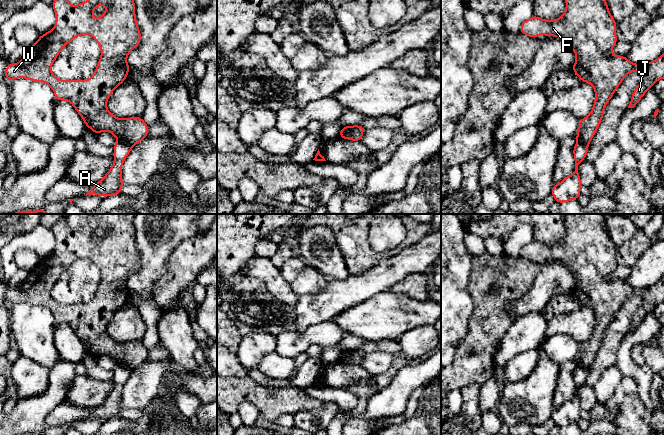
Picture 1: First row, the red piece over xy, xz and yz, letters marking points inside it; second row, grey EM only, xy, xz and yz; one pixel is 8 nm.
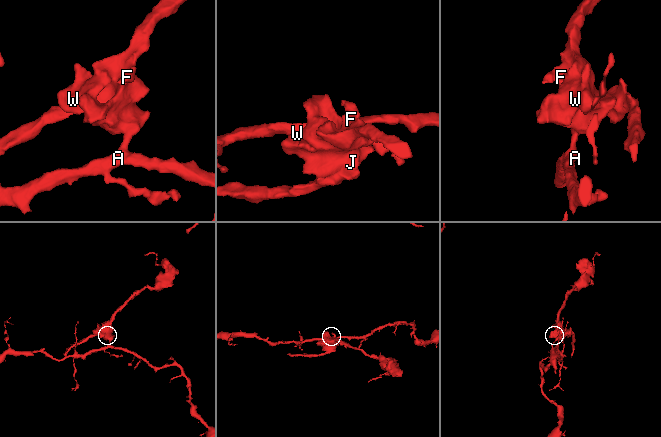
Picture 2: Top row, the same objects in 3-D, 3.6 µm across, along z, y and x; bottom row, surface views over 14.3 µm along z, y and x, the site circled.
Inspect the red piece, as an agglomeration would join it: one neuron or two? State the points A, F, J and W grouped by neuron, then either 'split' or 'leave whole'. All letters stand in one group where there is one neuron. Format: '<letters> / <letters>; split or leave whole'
A / F J W; split

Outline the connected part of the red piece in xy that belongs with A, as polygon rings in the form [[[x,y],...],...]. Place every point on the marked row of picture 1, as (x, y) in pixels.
[[[118,140],[113,147],[113,166],[106,173],[103,179],[95,183],[85,196],[93,194],[101,195],[103,197],[120,195],[120,190],[124,185],[122,182],[122,164],[125,158],[129,155],[132,146],[126,142]]]

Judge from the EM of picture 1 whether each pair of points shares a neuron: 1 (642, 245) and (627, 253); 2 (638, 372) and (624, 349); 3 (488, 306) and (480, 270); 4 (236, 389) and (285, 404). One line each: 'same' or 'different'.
1: same
2: same
3: same
4: same

